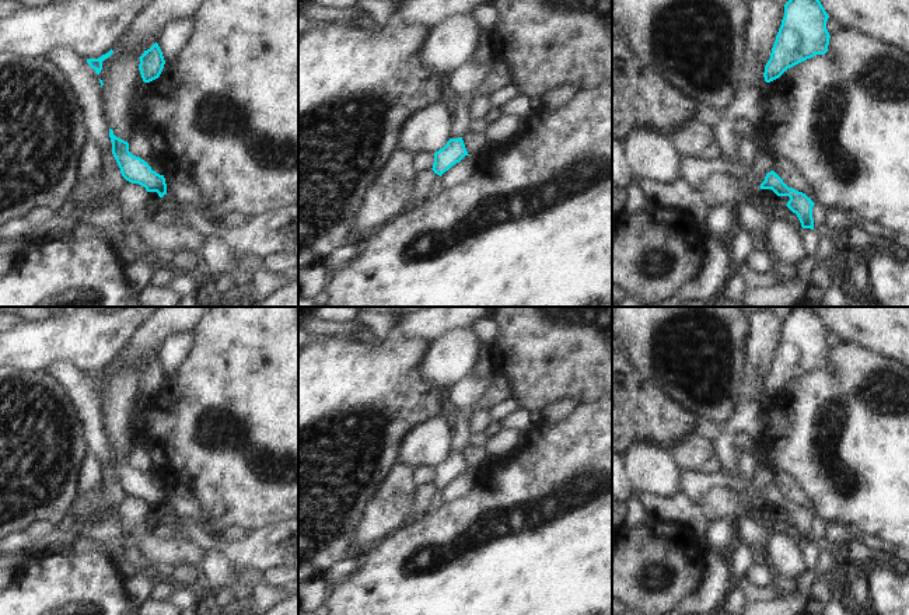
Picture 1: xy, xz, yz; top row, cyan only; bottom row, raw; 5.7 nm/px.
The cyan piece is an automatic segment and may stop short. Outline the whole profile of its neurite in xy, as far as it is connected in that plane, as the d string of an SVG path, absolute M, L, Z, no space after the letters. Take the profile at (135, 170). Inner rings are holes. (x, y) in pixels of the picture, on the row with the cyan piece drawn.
M109 129L109 137L112 141L112 154L120 168L122 177L132 184L144 186L147 192L157 192L160 198L167 195L164 175L153 171L140 157L133 156L129 151L129 143L116 137L112 129Z

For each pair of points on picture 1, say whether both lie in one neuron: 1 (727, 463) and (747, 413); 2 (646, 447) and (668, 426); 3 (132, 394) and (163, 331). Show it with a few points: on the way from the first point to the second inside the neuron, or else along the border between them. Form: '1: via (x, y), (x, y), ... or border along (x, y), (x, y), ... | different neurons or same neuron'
1: via (727, 450), (727, 433), (734, 426) | same neuron
2: border along (626, 447), (633, 441), (651, 439), (667, 448) | different neurons
3: via (130, 378), (130, 362), (147, 345) | same neuron

